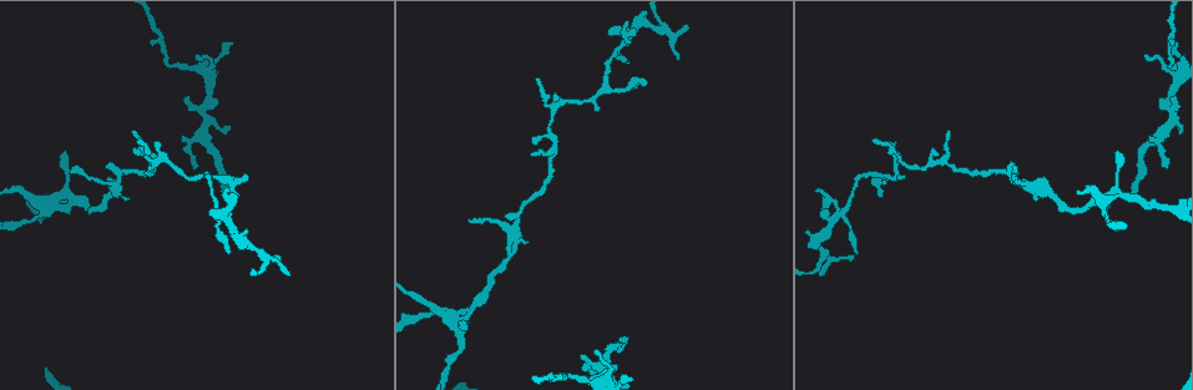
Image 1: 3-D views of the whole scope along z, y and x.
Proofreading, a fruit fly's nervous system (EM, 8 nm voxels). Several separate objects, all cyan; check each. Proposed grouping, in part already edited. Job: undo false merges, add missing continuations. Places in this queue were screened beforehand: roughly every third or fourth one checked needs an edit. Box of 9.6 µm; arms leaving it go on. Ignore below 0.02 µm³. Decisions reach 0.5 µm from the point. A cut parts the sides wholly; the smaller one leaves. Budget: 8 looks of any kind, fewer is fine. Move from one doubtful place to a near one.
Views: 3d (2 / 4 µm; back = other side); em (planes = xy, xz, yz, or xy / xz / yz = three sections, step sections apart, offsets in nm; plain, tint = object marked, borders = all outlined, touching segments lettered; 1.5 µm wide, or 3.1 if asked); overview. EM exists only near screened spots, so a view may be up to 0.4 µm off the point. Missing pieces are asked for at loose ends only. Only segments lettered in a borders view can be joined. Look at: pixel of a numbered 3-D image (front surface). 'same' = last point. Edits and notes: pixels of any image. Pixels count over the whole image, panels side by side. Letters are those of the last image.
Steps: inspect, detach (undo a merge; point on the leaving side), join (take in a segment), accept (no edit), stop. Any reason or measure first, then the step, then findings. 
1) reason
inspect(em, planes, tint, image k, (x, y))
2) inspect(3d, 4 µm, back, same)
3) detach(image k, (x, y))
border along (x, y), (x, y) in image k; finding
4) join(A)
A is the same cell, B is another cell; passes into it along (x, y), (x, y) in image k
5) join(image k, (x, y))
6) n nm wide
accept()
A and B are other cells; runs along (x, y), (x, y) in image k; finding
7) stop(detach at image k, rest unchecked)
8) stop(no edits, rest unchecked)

free end
inspect(em, xz, step 8, borders, image 1, (1131, 191))

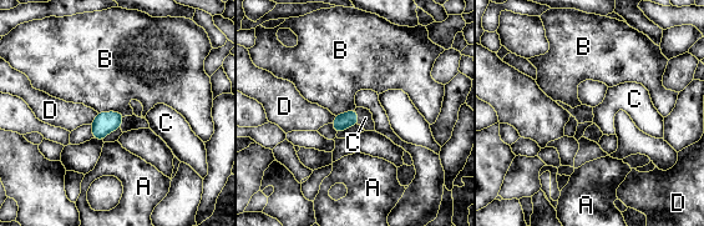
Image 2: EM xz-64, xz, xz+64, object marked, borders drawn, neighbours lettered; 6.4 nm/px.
110 nm wide
join(C)
C is the same cell, A, B and D are other cells; passes into it along (343, 121), (358, 117), (365, 117) in image 2; the cell continues

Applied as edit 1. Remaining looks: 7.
an open end
inspect(em, planes, plain, image 1, (286, 274))

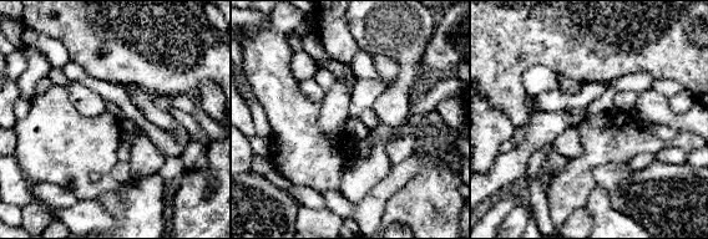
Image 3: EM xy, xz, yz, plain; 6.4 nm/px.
what lies round it
inspect(em, planes, borders, same)

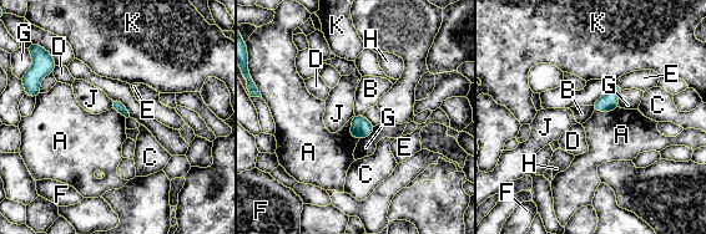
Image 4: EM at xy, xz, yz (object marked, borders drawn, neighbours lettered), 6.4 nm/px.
70 nm wide
accept()
A, B, C, D, E, F, G, H, J and K are other cells; border along (353, 117), (349, 133), (359, 138) in image 4; none of them fits

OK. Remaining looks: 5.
stop(join at image 2, rest unchecked)

